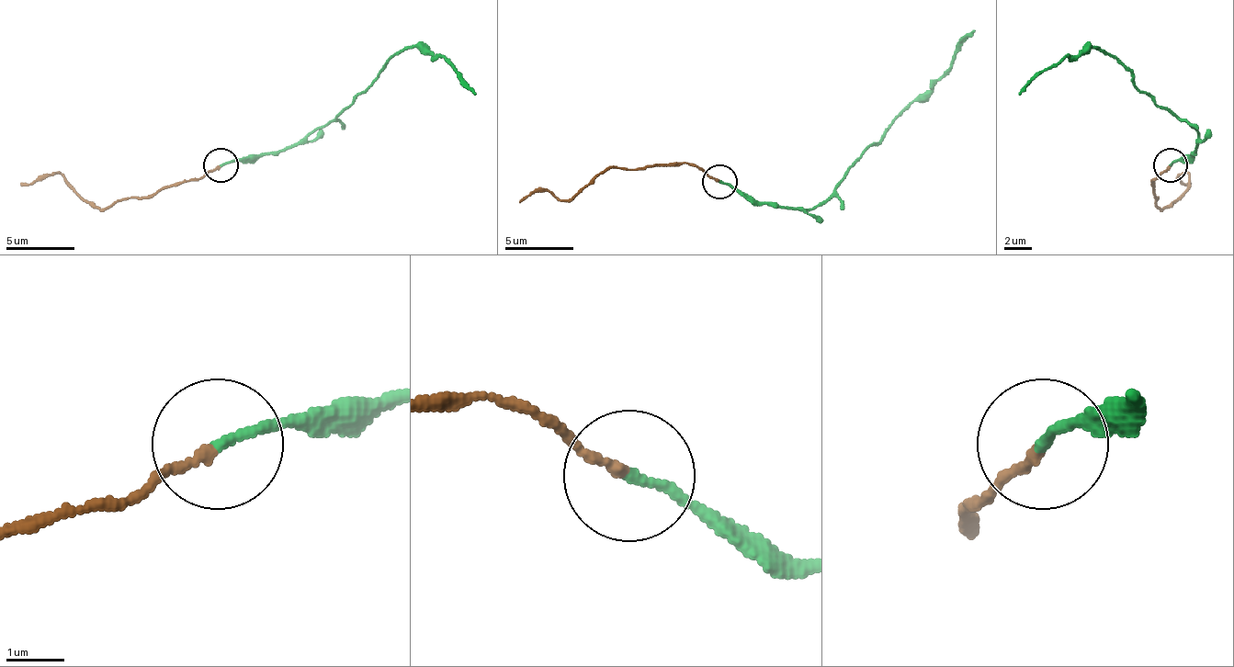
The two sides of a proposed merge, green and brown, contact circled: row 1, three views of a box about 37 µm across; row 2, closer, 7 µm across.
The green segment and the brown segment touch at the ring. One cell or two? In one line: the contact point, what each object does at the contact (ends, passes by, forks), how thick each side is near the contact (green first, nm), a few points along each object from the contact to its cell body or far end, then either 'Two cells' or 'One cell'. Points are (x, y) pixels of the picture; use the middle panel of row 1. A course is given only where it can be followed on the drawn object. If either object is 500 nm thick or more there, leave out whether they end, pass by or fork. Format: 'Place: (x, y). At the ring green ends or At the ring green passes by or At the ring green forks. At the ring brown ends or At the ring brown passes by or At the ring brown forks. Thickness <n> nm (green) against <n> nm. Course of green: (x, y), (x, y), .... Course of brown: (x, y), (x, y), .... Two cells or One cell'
Place: (719, 182). At the ring green ends. At the ring brown ends. Thickness 170 nm (green) against 170 nm. Course of green: (720, 182), (762, 203), (779, 203), (809, 209), (862, 152), (941, 75), (975, 30). Course of brown: (720, 179), (685, 162), (644, 168), (620, 168), (593, 179), (572, 199), (531, 193), (520, 203). Two cells

